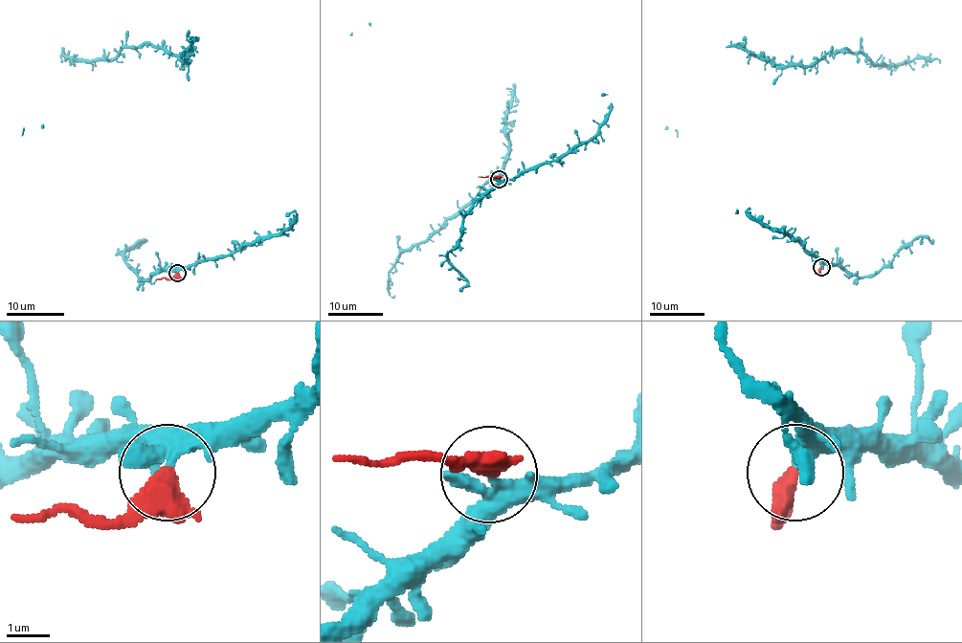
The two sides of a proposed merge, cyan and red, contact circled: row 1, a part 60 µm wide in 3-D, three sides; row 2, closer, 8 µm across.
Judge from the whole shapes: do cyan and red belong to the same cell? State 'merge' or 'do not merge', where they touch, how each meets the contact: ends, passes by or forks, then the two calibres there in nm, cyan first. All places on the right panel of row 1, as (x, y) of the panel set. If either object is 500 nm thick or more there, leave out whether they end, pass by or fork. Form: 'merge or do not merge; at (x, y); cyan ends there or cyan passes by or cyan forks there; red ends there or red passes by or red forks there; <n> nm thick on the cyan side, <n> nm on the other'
do not merge; at (821, 267); cyan forks there; red passes by; 240 nm thick on the cyan side, 380 nm on the other

